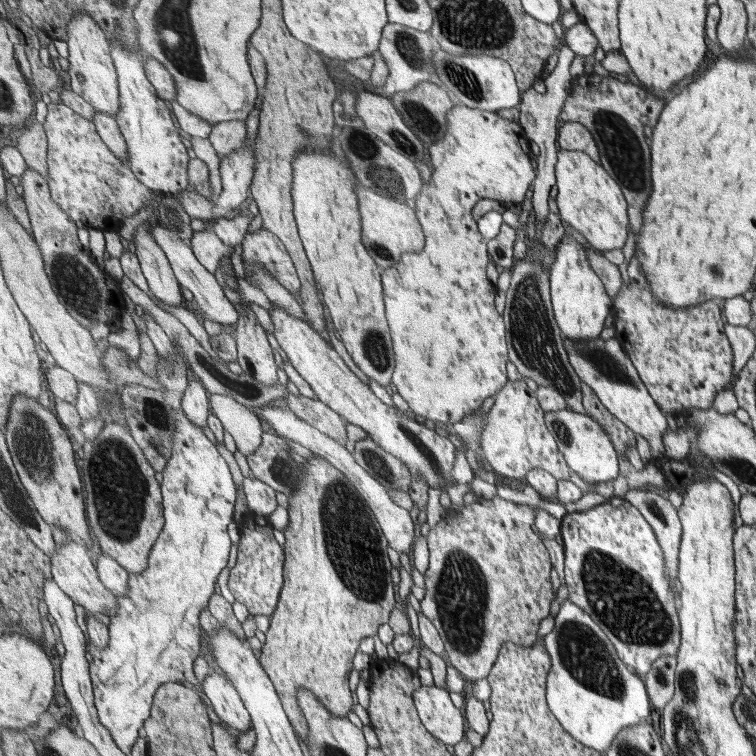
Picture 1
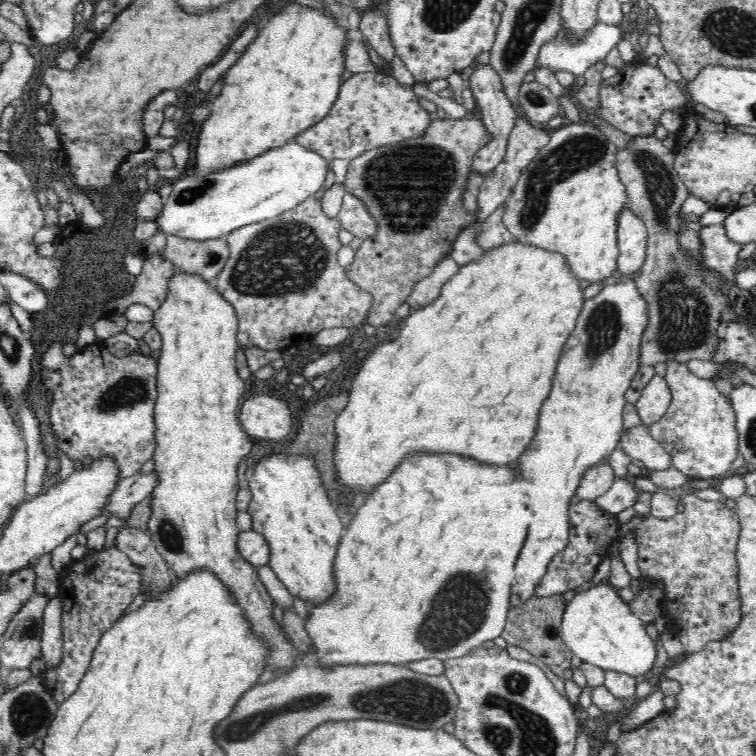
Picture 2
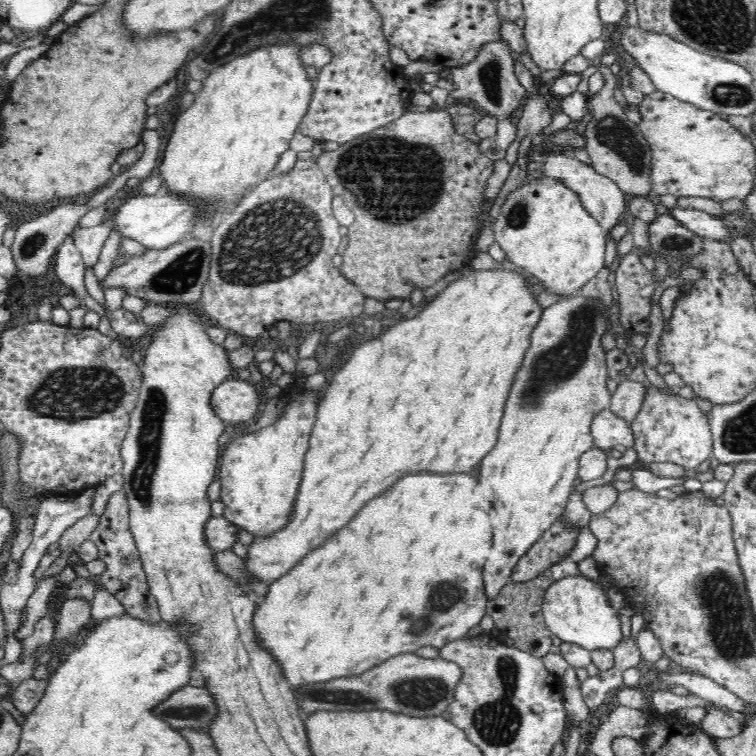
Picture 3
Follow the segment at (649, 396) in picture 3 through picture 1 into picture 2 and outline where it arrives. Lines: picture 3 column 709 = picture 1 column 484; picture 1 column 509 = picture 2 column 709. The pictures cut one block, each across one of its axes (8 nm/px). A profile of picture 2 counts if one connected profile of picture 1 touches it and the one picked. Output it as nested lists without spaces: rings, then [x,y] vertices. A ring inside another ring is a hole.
[[[666,360],[660,371],[669,398],[666,412],[648,427],[657,443],[670,455],[670,466],[688,477],[711,479],[726,476],[738,461],[738,435],[734,429],[734,409],[710,380],[698,378],[687,365]]]

